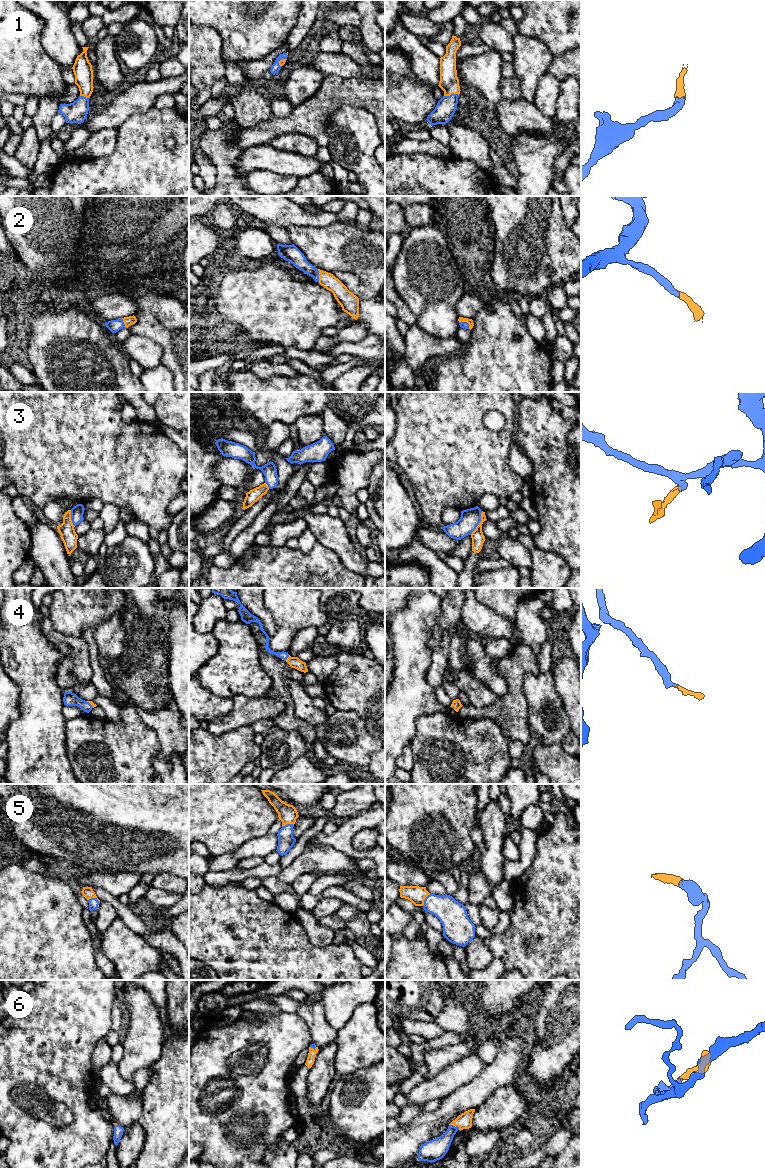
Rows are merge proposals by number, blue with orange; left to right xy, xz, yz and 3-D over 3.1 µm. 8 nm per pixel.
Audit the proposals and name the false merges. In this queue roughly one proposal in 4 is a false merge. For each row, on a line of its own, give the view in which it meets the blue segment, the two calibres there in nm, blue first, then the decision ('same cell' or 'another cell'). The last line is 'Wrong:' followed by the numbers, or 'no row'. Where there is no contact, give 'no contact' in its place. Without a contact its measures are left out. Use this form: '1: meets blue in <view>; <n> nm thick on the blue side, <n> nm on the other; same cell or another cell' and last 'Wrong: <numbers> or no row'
1: meets blue in yz; 160 nm thick on the blue side, 160 nm on the other; same cell
2: meets blue in xz; 120 nm thick on the blue side, 120 nm on the other; same cell
3: meets blue in yz; 160 nm thick on the blue side, 100 nm on the other; another cell
4: meets blue in xz; 70 nm thick on the blue side, 90 nm on the other; same cell
5: meets blue in xy; 80 nm thick on the blue side, 90 nm on the other; same cell
6: meets blue in yz; 170 nm thick on the blue side, 130 nm on the other; same cell
Wrong: 3

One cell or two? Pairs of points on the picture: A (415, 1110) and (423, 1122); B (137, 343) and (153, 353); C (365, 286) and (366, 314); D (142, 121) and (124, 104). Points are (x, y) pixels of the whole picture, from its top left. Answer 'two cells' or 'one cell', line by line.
A: two cells
B: one cell
C: two cells
D: two cells

